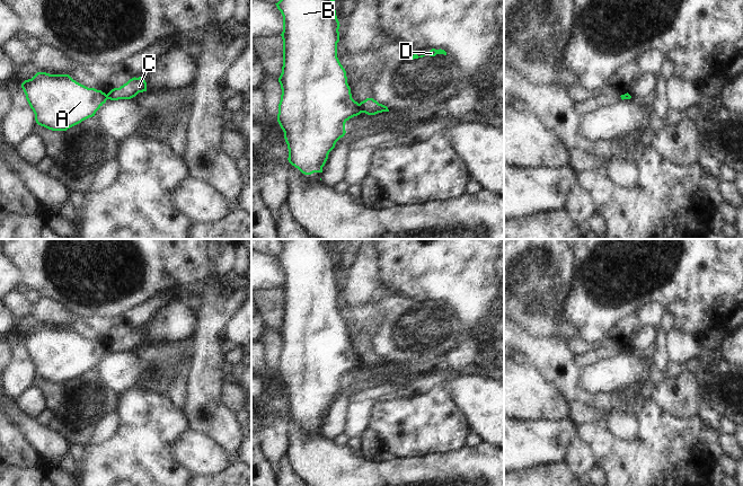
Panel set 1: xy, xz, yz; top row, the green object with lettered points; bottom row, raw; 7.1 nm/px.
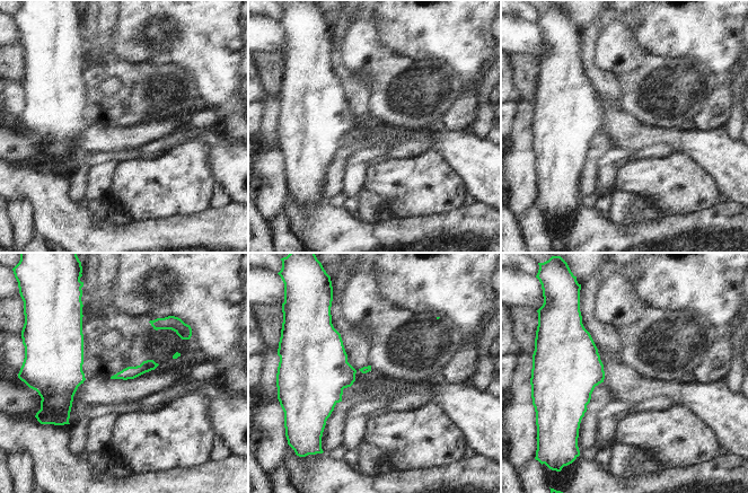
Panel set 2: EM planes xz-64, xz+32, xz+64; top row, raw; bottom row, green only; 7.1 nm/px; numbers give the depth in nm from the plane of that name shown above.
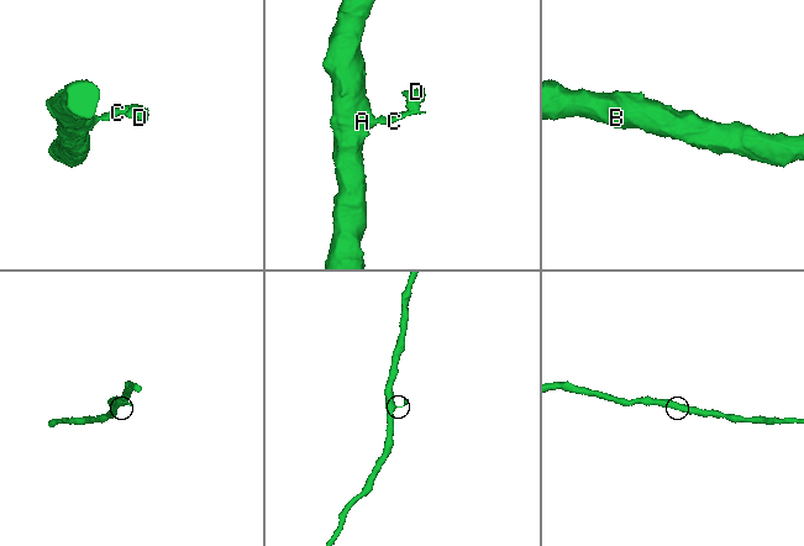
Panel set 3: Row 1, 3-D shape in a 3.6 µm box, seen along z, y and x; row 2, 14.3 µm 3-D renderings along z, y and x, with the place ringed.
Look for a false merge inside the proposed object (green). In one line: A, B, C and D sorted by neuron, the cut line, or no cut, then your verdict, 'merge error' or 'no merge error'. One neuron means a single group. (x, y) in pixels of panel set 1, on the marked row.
A B / C D; cut in xz along (359, 104), (362, 112); merge error

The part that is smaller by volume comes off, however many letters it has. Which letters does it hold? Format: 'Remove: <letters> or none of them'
Remove: C, D

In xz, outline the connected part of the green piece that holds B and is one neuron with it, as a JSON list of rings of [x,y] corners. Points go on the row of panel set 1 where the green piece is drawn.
[[[280,0],[275,3],[283,16],[283,67],[278,78],[282,95],[277,122],[284,132],[289,149],[289,162],[304,175],[322,173],[329,152],[346,133],[345,123],[362,113],[360,104],[352,98],[346,71],[337,58],[339,21],[335,0]]]

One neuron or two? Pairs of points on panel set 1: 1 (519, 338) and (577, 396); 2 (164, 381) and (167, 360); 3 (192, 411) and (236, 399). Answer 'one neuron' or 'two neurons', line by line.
1: one neuron
2: one neuron
3: two neurons

